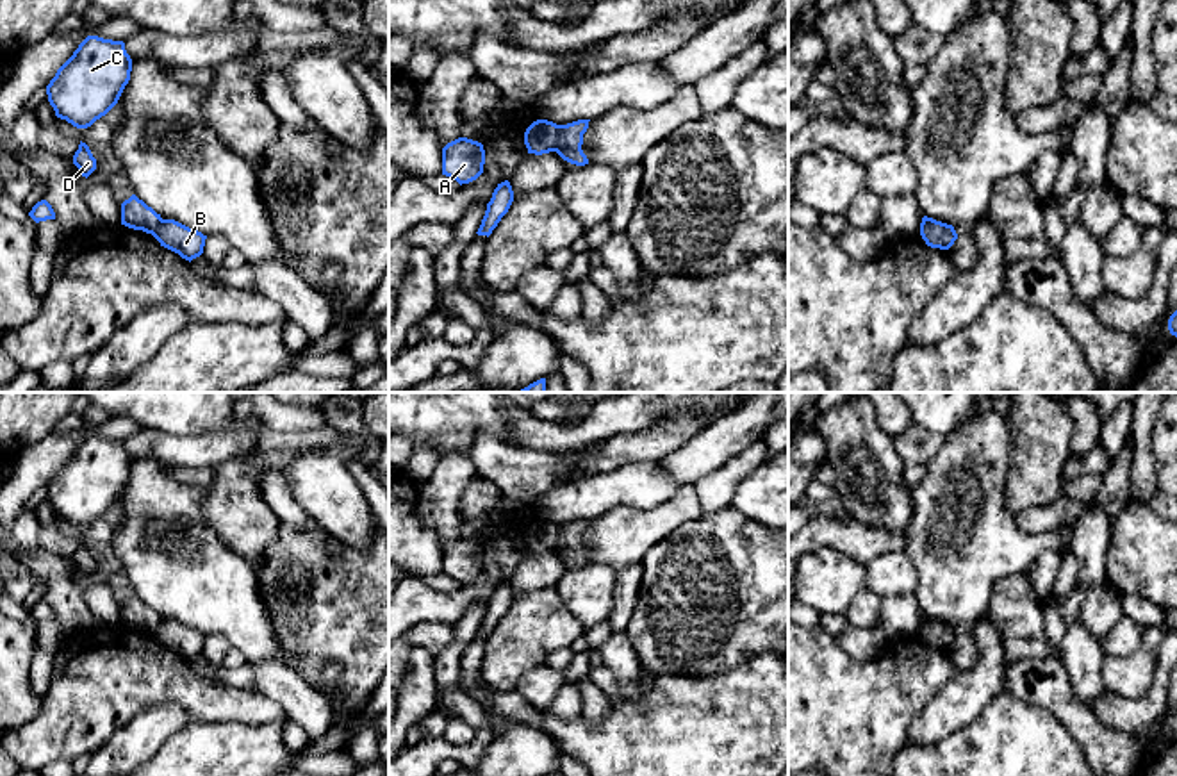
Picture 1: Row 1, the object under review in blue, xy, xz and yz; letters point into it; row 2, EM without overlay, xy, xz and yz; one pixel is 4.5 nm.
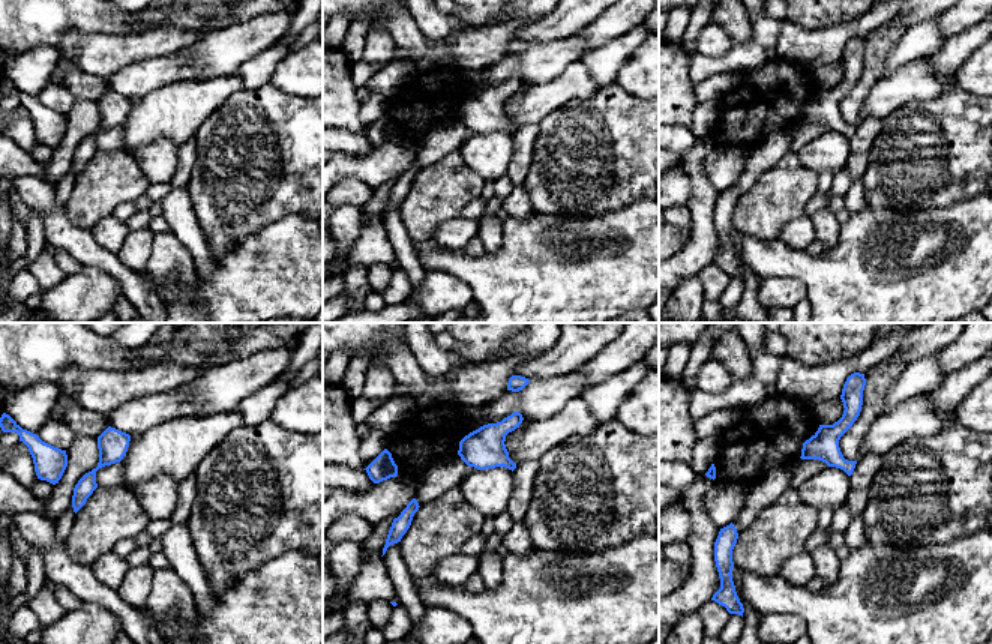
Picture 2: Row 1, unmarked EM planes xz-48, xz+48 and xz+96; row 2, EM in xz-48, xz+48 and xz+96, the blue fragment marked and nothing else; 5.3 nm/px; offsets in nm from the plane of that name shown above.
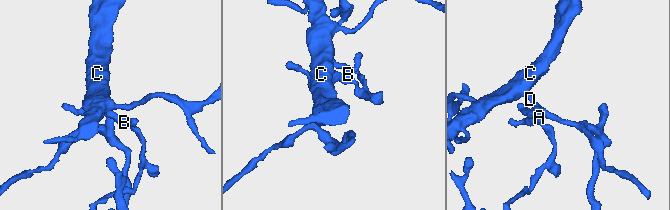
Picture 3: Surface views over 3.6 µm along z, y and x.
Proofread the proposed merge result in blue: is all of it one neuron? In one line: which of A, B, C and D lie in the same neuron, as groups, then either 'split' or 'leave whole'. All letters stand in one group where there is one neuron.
A C D / B | split

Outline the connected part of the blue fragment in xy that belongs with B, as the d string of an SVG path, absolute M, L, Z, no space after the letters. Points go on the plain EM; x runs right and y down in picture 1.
M162 619L160 626L152 635L160 642L160 646L178 653L189 662L203 653L207 639L202 632L175 619Z

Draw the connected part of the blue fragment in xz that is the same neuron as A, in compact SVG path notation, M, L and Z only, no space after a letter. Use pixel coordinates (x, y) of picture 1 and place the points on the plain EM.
M458 537L442 548L442 574L460 585L476 580L483 573L483 544L467 537Z

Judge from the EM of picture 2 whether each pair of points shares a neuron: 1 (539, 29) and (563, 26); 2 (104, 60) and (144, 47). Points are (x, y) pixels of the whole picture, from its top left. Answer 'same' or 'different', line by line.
1: same
2: same

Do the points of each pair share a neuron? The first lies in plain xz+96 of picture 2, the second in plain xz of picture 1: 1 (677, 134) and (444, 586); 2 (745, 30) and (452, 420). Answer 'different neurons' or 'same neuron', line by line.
1: same neuron
2: different neurons

